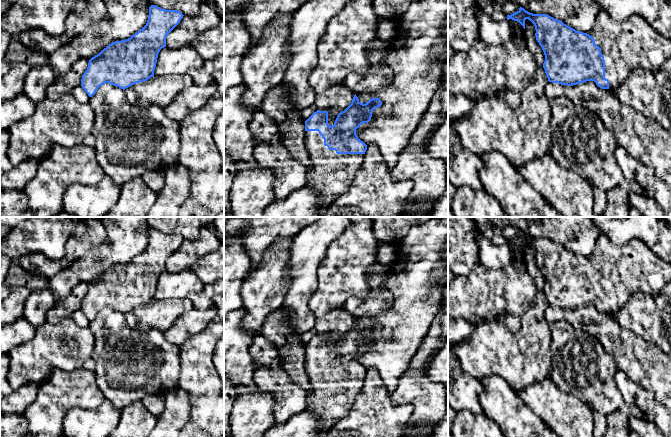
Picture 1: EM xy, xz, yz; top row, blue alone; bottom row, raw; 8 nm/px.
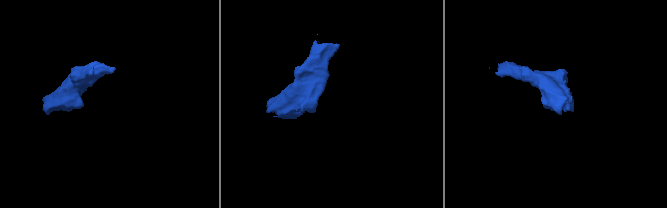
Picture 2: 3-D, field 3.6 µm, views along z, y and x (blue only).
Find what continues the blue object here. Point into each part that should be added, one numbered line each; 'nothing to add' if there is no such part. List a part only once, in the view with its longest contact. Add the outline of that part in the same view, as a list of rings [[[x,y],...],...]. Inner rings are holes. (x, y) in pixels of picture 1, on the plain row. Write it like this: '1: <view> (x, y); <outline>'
1: xz (331, 399); [[[305,355],[304,364],[312,386],[306,409],[318,416],[319,437],[333,437],[330,429],[347,416],[364,378],[337,378],[324,369],[318,355]]]

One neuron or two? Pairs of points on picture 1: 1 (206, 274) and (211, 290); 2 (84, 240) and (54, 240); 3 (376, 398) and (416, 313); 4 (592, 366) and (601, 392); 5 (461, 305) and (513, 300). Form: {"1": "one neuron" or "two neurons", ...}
{"1": "two neurons", "2": "two neurons", "3": "two neurons", "4": "one neuron", "5": "one neuron"}

